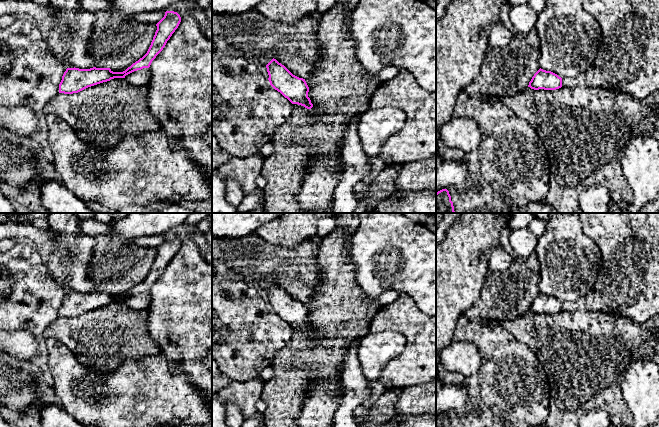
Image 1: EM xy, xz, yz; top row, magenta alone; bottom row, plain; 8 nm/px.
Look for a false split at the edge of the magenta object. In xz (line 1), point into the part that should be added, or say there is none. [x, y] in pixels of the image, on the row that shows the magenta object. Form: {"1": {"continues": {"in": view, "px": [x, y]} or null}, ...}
{"1": {"continues": null}}

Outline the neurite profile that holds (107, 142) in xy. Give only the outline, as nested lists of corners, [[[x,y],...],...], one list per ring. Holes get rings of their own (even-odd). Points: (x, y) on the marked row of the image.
[[[114,78],[88,87],[78,93],[59,93],[43,109],[45,114],[55,114],[63,119],[86,143],[93,143],[101,150],[110,150],[116,146],[124,136],[138,135],[145,132],[160,129],[159,121],[148,109],[148,88],[147,86],[135,86],[125,80],[125,78]]]

